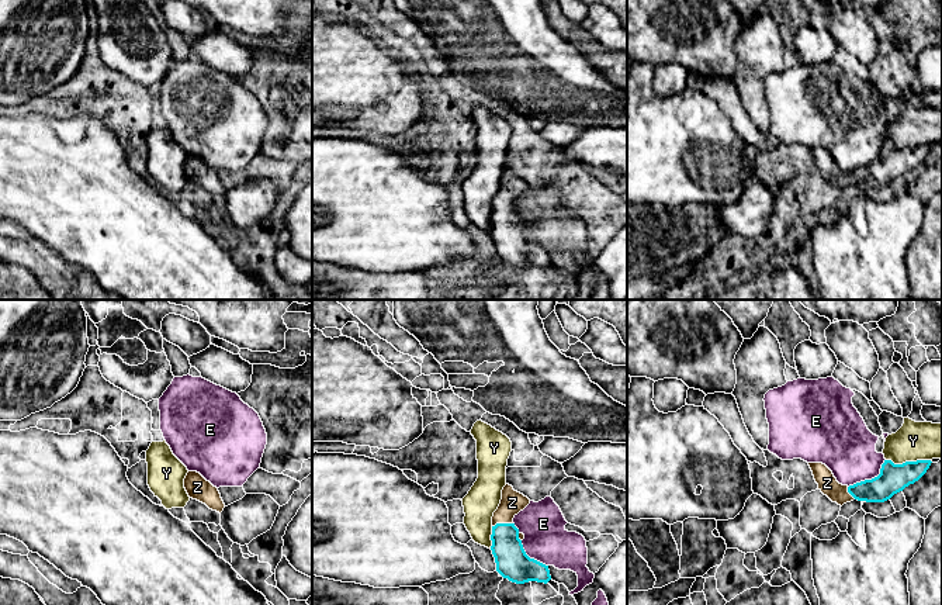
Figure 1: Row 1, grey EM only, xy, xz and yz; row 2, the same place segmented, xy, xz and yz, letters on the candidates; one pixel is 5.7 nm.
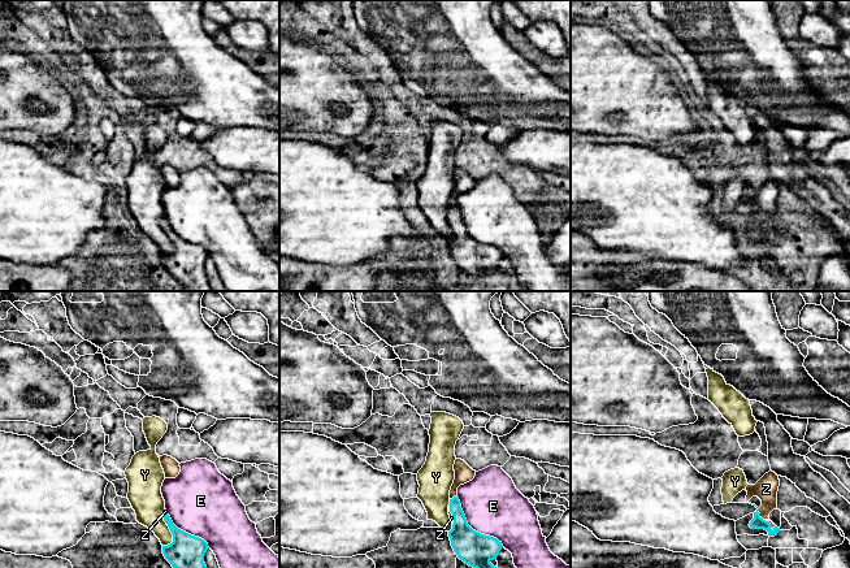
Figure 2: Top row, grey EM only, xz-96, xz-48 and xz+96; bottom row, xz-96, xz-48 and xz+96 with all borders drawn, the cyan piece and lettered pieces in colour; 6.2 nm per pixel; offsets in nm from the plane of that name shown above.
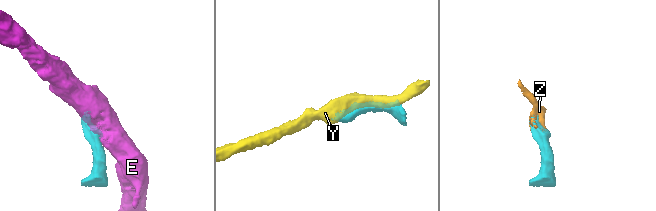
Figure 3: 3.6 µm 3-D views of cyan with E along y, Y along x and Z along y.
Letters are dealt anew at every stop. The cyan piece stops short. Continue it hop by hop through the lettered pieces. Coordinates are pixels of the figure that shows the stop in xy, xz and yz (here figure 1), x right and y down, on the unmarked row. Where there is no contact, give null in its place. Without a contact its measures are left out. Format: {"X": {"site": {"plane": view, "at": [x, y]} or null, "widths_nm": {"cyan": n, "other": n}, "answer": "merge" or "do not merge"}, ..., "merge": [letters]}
{"E": {"site": {"plane": "yz", "at": [872, 163]}, "widths_nm": {"cyan": 160, "other": 320}, "answer": "do not merge"}, "Y": {"site": {"plane": "yz", "at": [908, 147]}, "widths_nm": {"cyan": 160, "other": 220}, "answer": "do not merge"}, "Z": {"site": {"plane": "xz", "at": [502, 208]}, "widths_nm": {"cyan": 190, "other": 140}, "answer": "merge"}, "merge": ["Z"]}

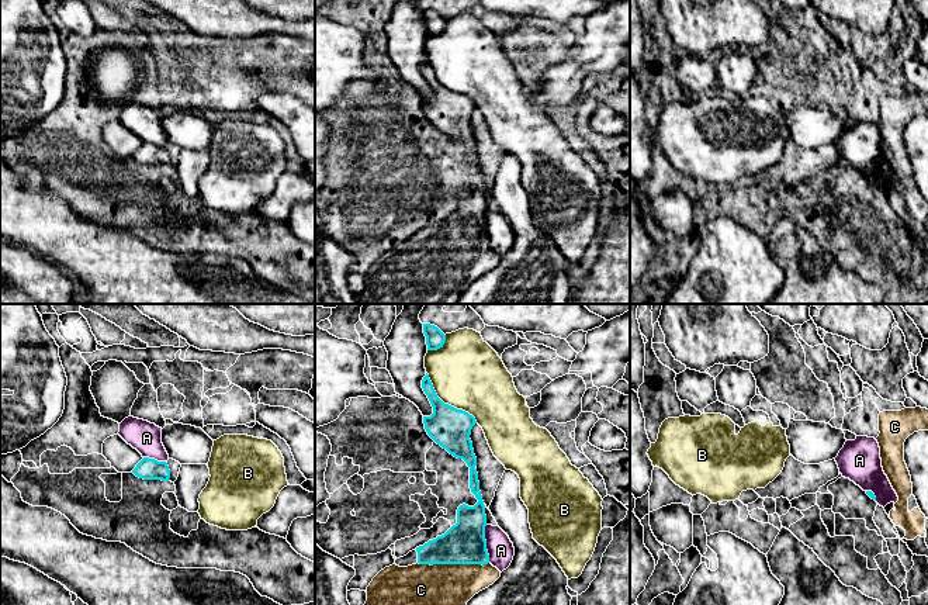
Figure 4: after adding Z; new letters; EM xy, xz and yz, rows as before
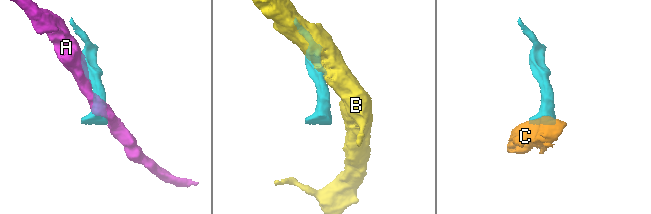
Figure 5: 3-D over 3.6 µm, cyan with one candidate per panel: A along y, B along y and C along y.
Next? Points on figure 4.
{"A": {"site": {"plane": "xz", "at": [485, 228]}, "widths_nm": {"cyan": 240, "other": 150}, "answer": "do not merge"}, "B": {"site": {"plane": "xz", "at": [446, 89]}, "widths_nm": {"cyan": 240, "other": 400}, "answer": "do not merge"}, "C": {"site": {"plane": "xz", "at": [453, 248]}, "widths_nm": {"cyan": 240, "other": 380}, "answer": "merge"}, "merge": ["C"]}

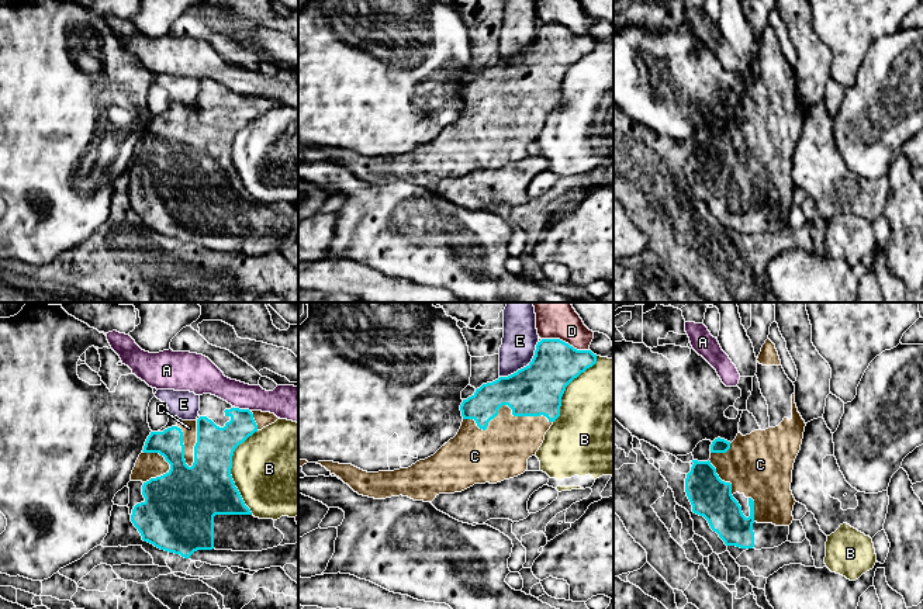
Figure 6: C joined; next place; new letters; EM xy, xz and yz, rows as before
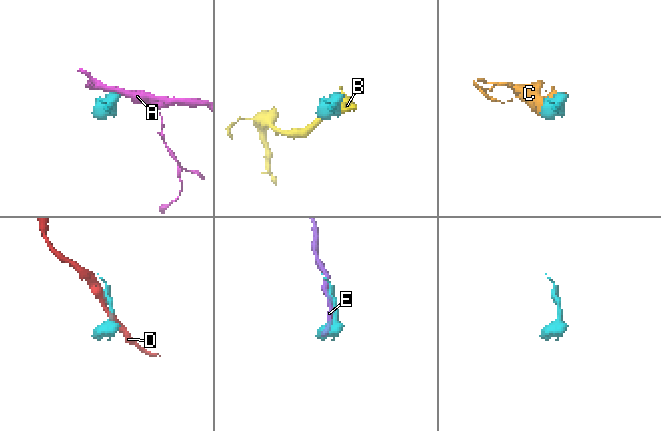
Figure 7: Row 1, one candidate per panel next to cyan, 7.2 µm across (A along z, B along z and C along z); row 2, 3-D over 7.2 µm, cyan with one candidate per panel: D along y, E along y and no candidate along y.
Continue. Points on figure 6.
{"A": {"site": {"plane": "xy", "at": [242, 94]}, "widths_nm": {"cyan": 200, "other": 190}, "answer": "do not merge"}, "B": {"site": {"plane": "xy", "at": [230, 155]}, "widths_nm": {"cyan": 320, "other": 460}, "answer": "do not merge"}, "C": {"site": {"plane": "xz", "at": [505, 89]}, "widths_nm": {"cyan": 300, "other": 300}, "answer": "merge"}, "D": {"site": {"plane": "xz", "at": [564, 27]}, "widths_nm": {"cyan": 260, "other": 160}, "answer": "do not merge"}, "E": {"site": {"plane": "xz", "at": [526, 51]}, "widths_nm": {"cyan": 300, "other": 200}, "answer": "do not merge"}, "merge": ["C"]}

